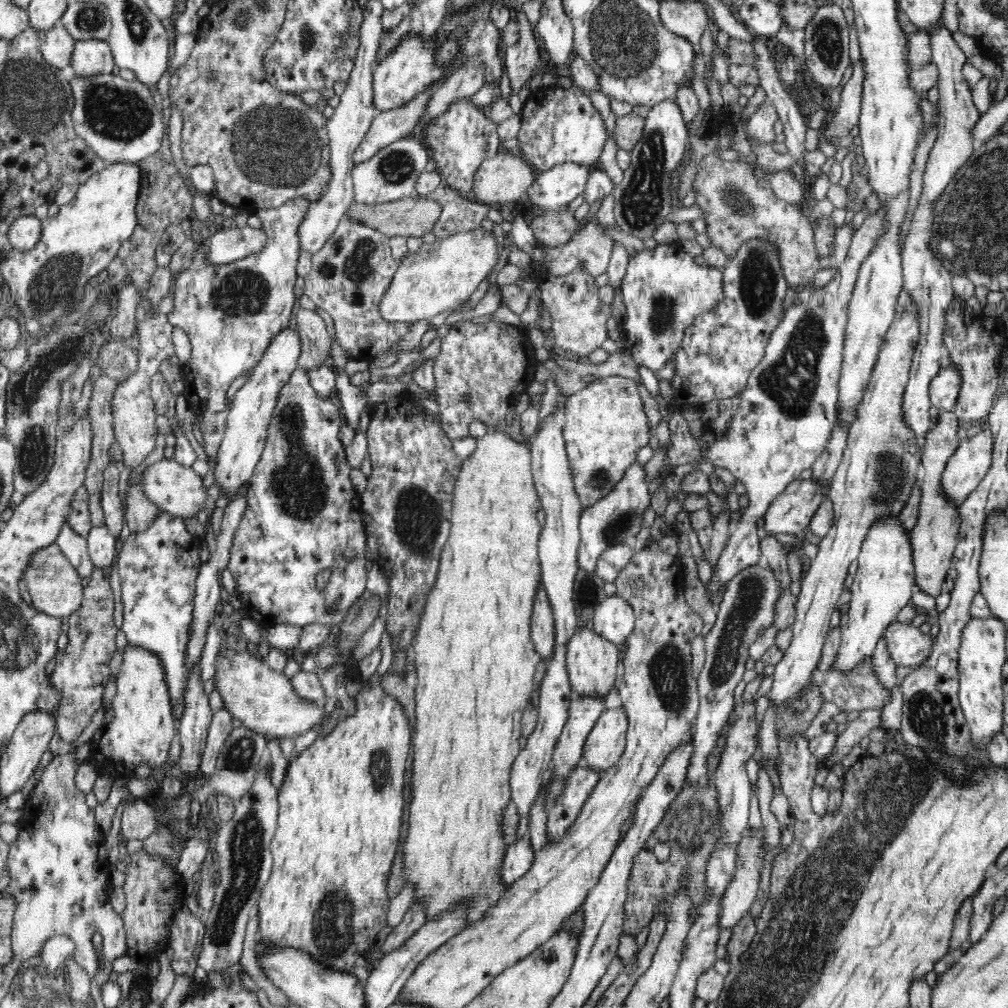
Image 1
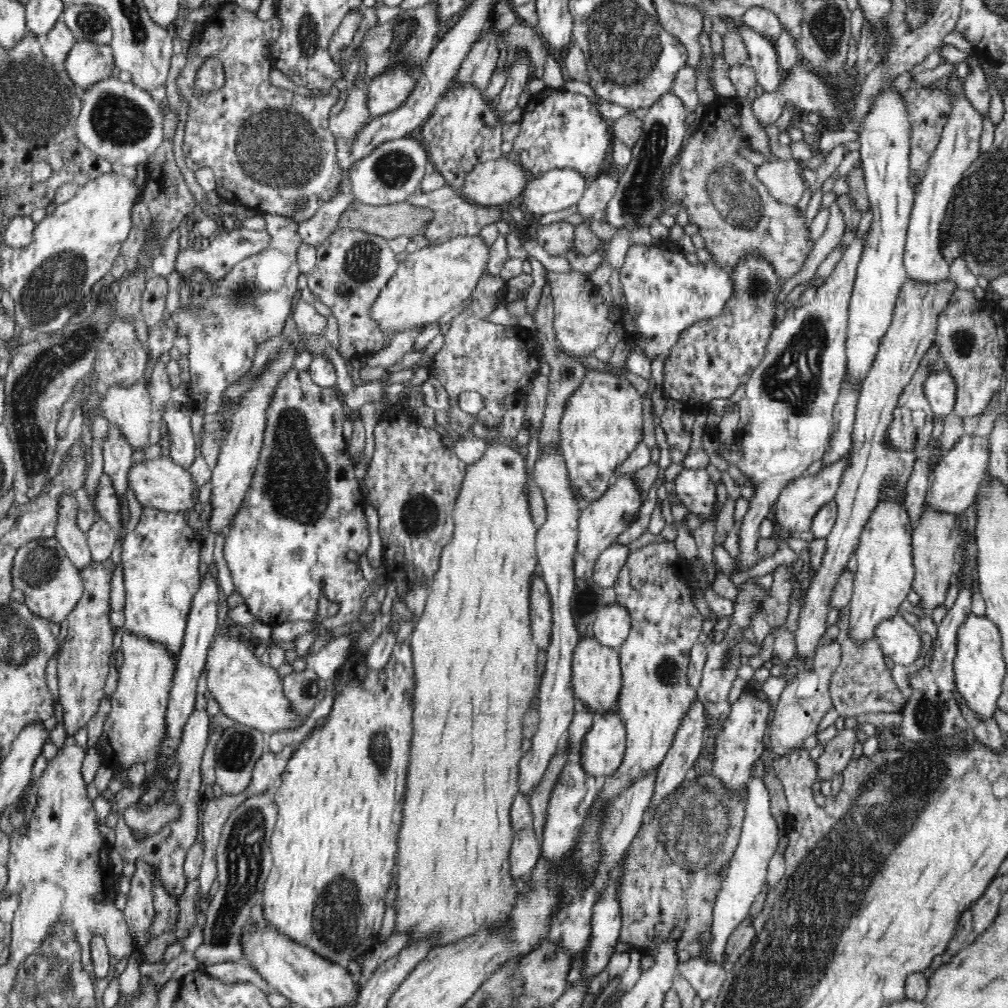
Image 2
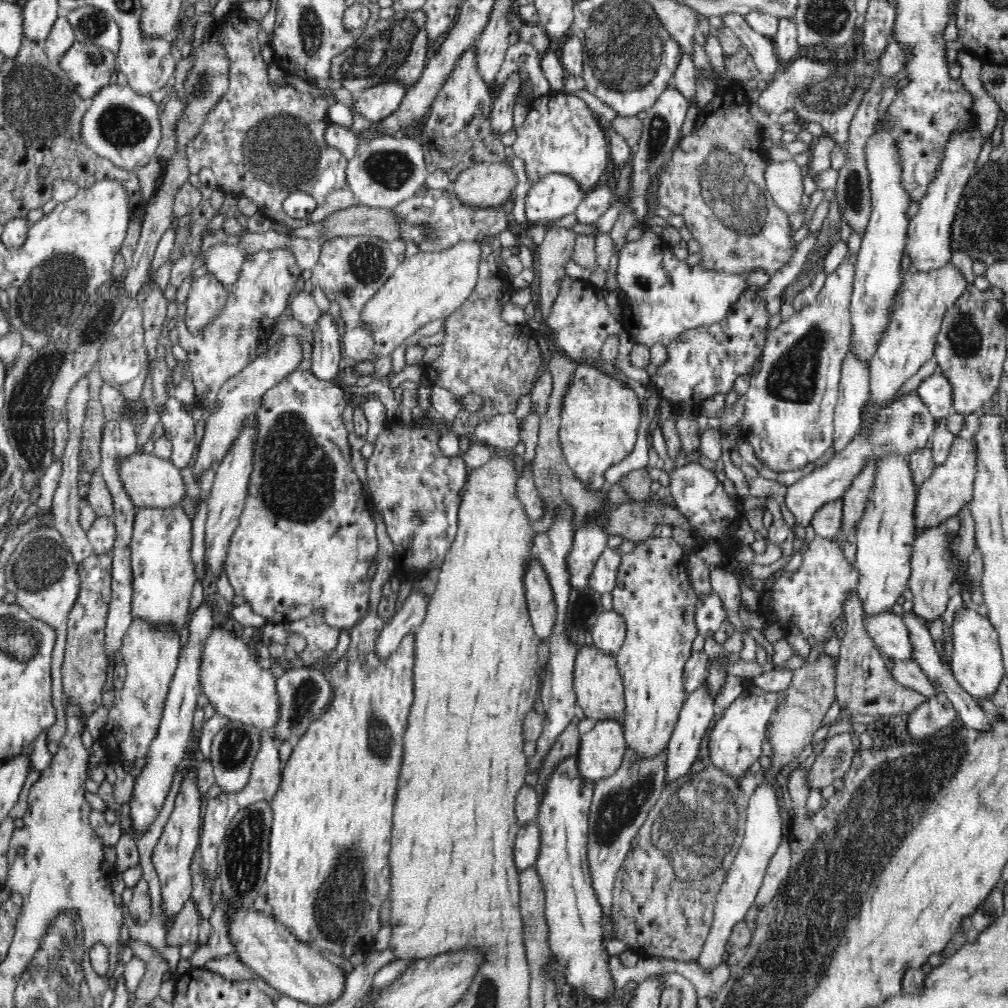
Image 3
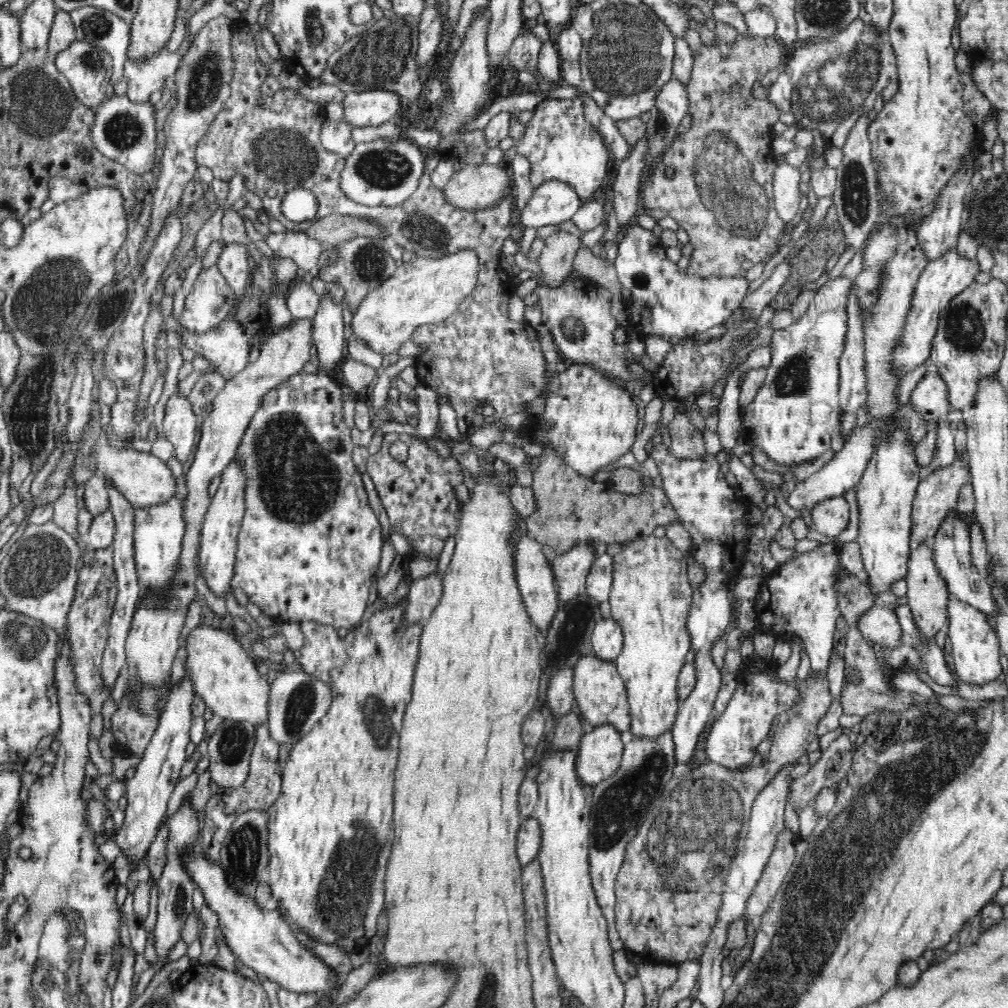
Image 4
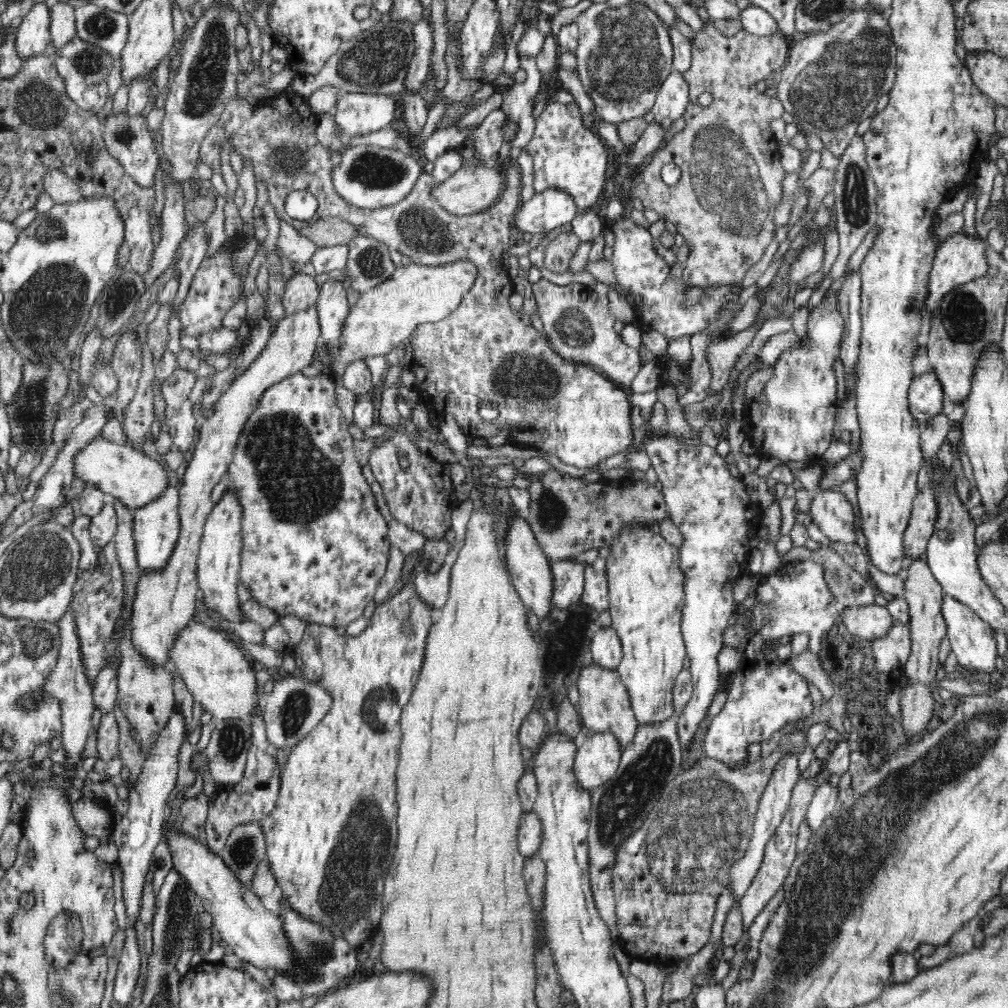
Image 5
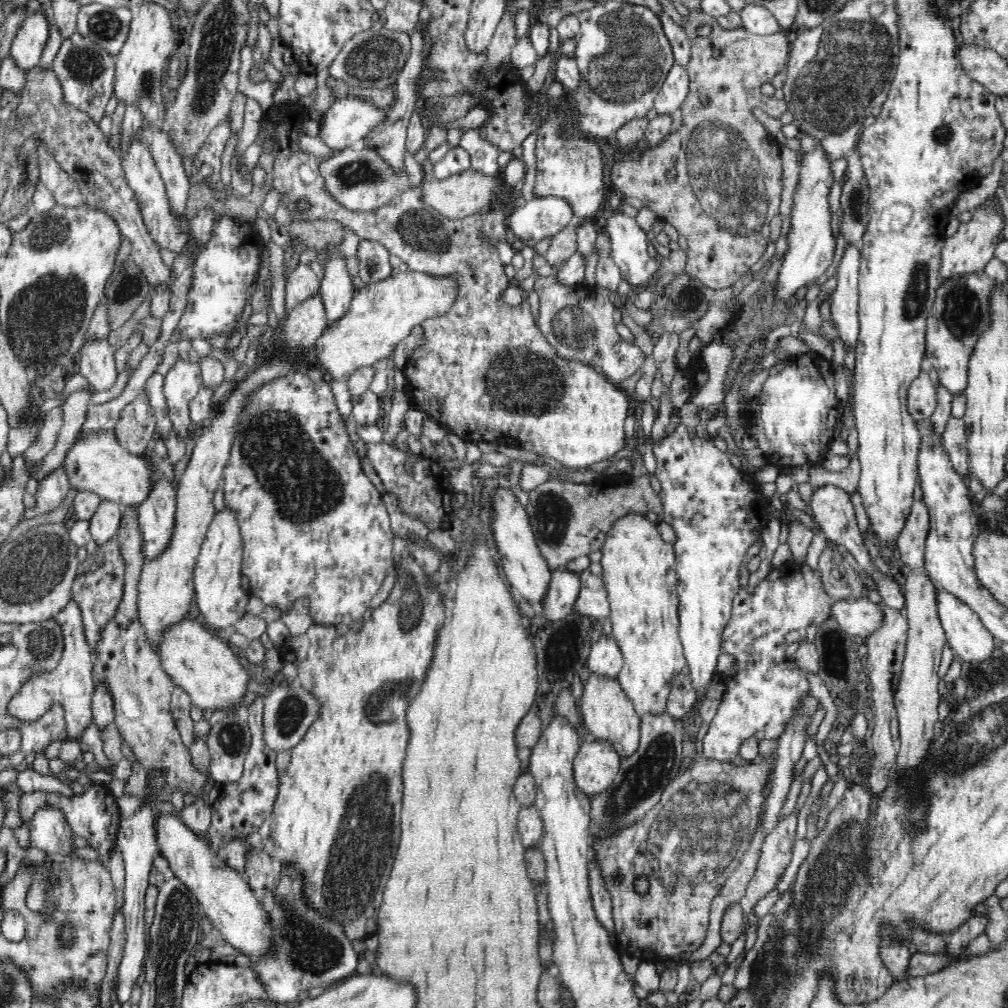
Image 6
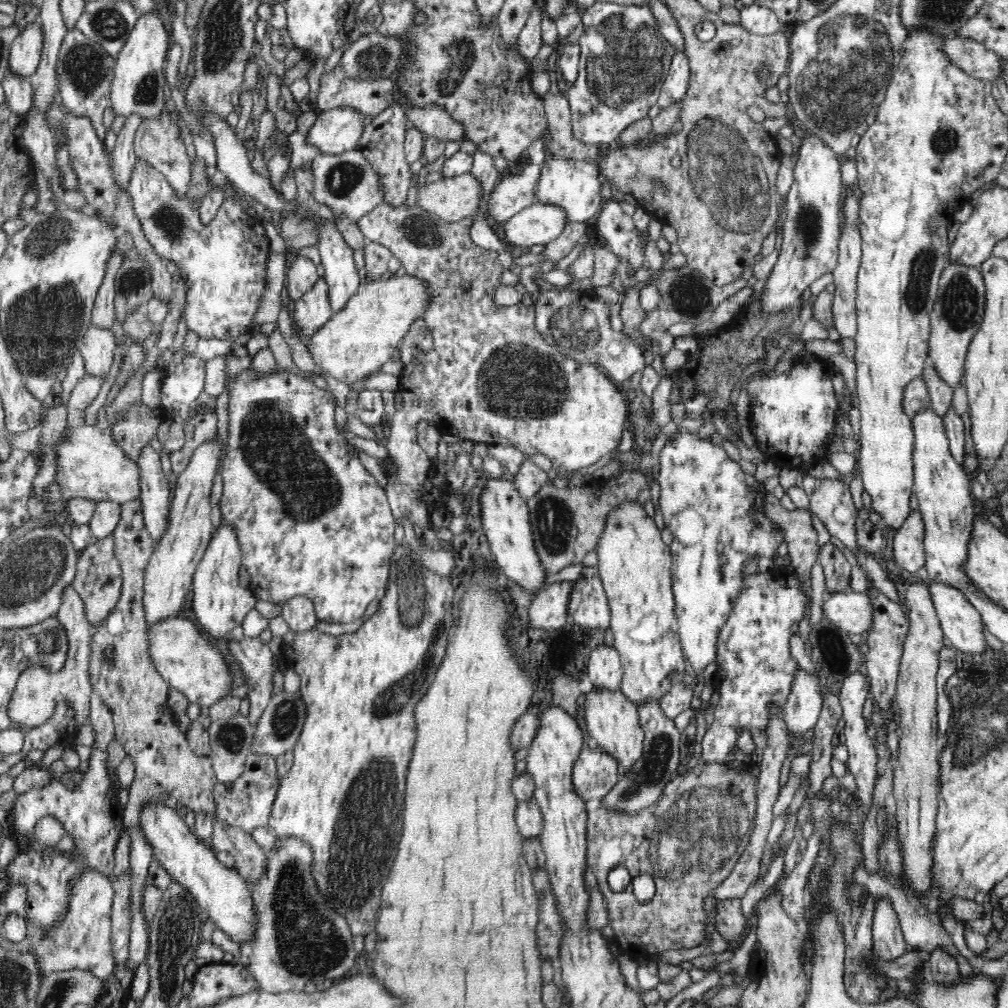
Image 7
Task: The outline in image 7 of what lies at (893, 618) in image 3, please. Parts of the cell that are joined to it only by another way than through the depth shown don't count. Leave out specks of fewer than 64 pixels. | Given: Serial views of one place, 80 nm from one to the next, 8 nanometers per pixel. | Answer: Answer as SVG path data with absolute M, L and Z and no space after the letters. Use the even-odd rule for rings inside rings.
M850 591L826 594L824 601L824 617L834 626L851 636L871 631L873 607L866 593Z

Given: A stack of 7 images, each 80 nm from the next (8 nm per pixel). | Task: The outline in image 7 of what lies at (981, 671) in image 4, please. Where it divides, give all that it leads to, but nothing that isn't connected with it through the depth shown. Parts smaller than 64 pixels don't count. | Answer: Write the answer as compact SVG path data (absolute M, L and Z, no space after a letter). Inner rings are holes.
M940 582L929 585L929 590L943 636L950 640L952 648L971 655L984 653L989 647L984 637L983 621L976 608L964 597L964 593Z

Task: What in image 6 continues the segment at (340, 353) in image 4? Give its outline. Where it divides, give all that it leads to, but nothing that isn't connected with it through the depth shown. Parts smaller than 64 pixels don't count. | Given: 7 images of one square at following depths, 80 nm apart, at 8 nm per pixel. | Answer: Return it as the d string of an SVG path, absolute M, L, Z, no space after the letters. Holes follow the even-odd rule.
M331 245L323 250L329 258L321 280L320 293L328 325L340 320L348 312L354 294L352 277L346 269L347 262L340 257L338 248L340 246Z

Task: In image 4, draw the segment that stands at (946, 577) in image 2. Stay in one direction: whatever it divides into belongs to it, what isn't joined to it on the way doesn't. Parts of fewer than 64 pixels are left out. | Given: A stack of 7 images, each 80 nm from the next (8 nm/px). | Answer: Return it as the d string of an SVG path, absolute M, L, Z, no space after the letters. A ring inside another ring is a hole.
M928 540L928 542L924 541L912 547L905 580L908 583L908 592L906 595L908 597L908 607L914 616L914 623L925 640L933 640L935 642L935 634L939 630L947 628L947 605L950 600L950 593L946 582L940 577L940 573L936 569L934 557L932 557L934 553L932 553L930 545L931 540Z

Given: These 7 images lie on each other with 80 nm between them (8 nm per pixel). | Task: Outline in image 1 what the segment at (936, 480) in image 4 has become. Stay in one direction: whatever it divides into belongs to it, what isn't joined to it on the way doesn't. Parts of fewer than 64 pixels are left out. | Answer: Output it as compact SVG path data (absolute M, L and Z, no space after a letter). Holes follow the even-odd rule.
M988 425L959 445L942 474L944 497L960 506L980 484L992 464L992 431Z

